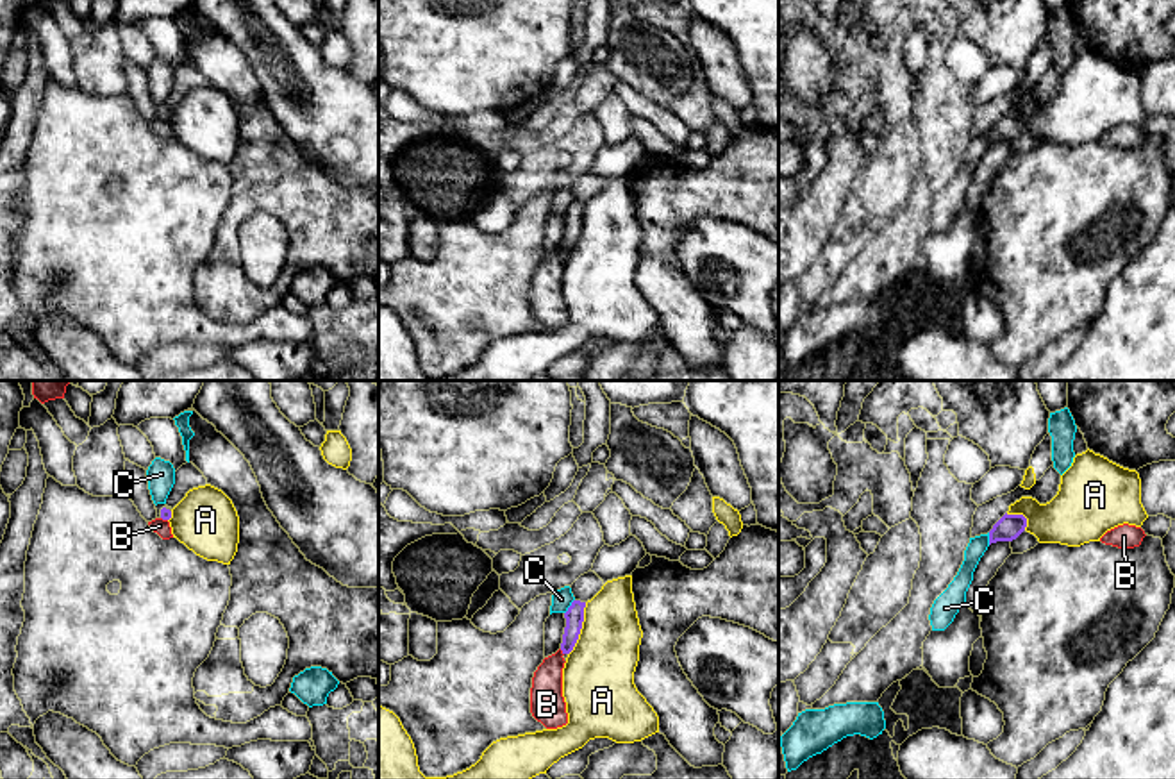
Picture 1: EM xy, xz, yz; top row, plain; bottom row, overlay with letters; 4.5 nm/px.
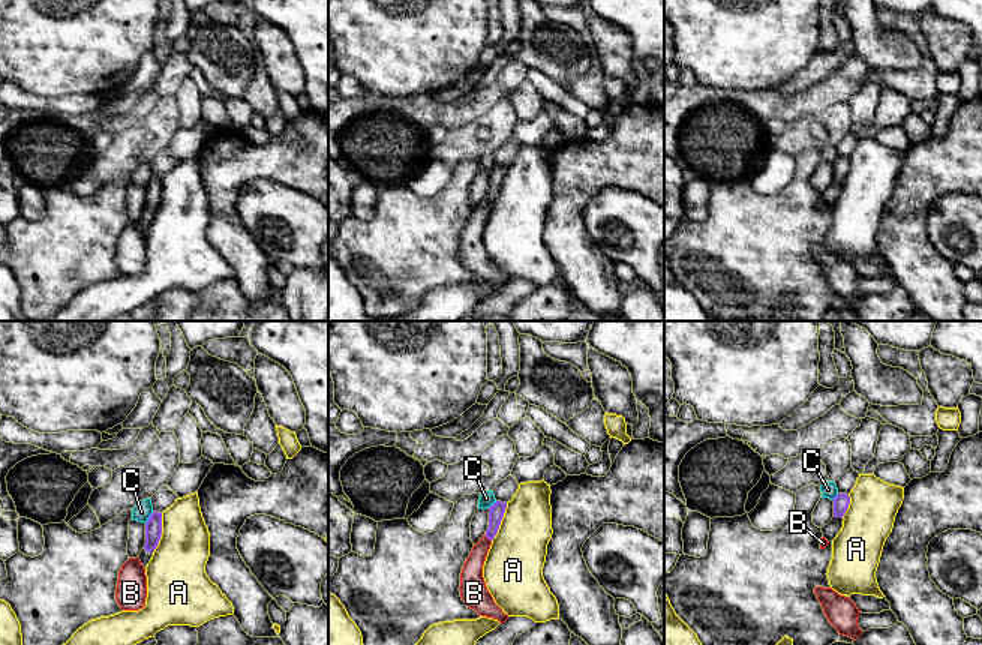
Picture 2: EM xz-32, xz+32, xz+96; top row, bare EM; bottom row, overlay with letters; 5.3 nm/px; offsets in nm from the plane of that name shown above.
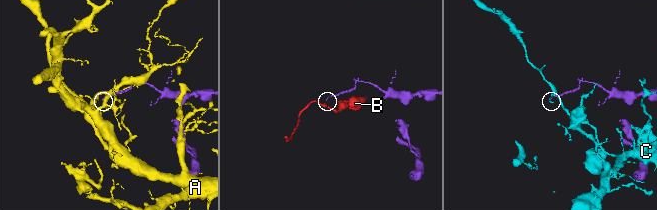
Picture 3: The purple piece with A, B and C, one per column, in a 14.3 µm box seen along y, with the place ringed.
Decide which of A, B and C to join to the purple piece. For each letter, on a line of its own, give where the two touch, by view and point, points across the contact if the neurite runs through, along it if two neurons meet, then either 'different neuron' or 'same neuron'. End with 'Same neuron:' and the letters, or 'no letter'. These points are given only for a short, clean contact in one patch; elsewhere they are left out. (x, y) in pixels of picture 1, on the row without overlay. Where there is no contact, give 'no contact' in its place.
A: xz (581, 227) | different neuron
B: xz (563, 252) | along xz (559, 249), (563, 254) | different neuron
C: xz (570, 206) | different neuron
Same neuron: no letter

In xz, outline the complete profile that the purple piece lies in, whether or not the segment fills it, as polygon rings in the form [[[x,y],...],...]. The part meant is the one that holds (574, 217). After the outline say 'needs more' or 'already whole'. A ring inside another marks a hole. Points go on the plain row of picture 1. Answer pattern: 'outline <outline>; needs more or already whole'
outline [[[573,200],[568,211],[564,213],[566,227],[561,243],[562,254],[570,254],[579,239],[582,222],[584,222],[584,207],[586,202]]]; already whole

